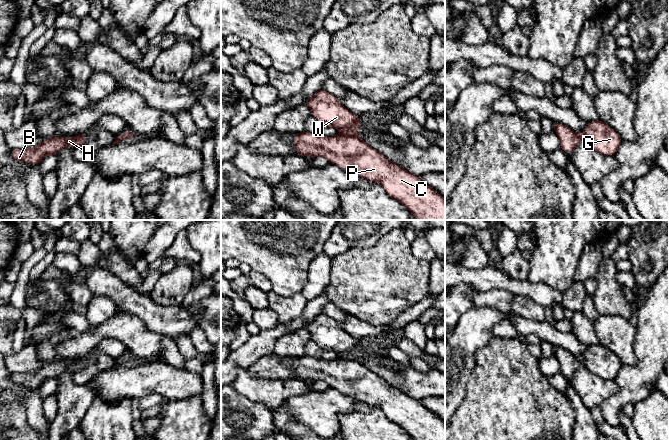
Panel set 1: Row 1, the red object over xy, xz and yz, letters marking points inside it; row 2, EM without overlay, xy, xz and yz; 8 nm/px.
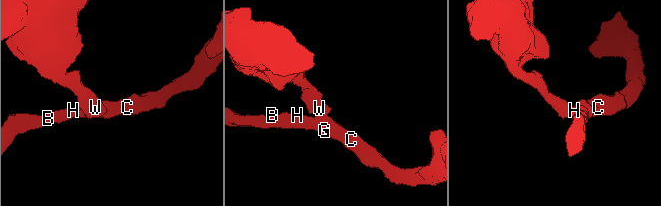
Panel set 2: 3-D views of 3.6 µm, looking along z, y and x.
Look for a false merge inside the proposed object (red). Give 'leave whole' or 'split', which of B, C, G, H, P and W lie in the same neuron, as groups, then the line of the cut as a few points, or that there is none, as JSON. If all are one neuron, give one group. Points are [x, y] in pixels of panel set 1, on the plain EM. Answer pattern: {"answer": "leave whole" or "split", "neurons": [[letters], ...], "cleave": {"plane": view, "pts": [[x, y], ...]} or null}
{"answer": "split", "neurons": [["B", "C", "G", "H", "P"], ["W"]], "cleave": {"plane": "xz", "pts": [[355, 354], [346, 356]]}}

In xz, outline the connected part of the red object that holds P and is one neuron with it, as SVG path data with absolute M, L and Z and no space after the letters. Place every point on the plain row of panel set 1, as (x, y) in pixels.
M307 355L295 357L297 379L325 381L330 388L381 409L413 440L445 440L445 422L416 400L369 370L356 355L327 361Z

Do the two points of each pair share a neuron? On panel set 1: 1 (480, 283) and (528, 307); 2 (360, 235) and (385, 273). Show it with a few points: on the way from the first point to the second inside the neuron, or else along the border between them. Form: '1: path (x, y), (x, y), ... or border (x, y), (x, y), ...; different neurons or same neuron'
1: border (514, 294), (527, 296), (536, 303); different neurons
2: border (387, 233), (373, 245), (354, 246), (344, 252); different neurons

